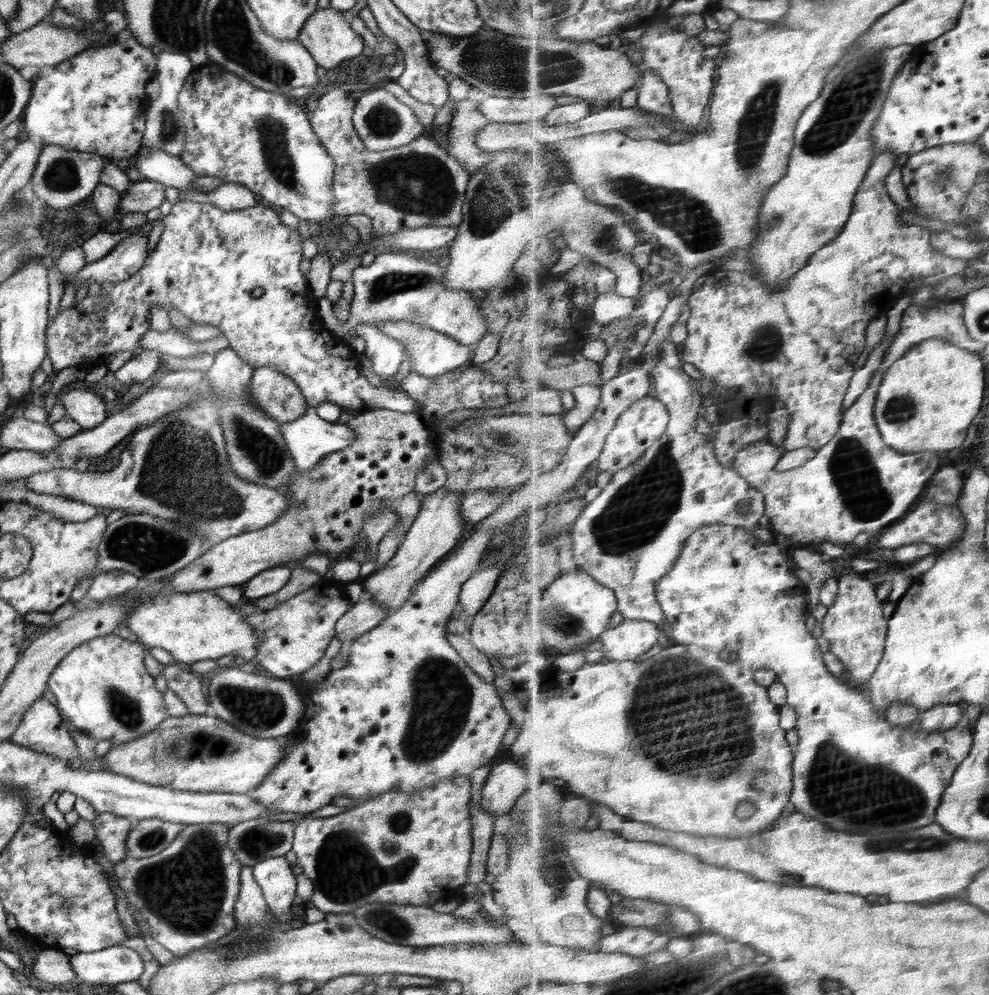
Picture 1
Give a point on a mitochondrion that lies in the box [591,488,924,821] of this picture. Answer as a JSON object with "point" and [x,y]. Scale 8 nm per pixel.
{"point":[650,714]}

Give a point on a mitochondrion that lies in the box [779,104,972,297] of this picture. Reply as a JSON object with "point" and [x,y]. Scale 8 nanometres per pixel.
{"point":[945,172]}

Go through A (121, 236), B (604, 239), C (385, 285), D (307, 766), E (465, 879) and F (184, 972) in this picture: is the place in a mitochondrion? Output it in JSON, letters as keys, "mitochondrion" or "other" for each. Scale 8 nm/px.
{"A":"other","B":"mitochondrion","C":"mitochondrion","D":"other","E":"other","F":"other"}

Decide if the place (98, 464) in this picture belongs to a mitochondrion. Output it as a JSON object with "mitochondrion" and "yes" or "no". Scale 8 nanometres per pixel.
{"mitochondrion":"no"}

